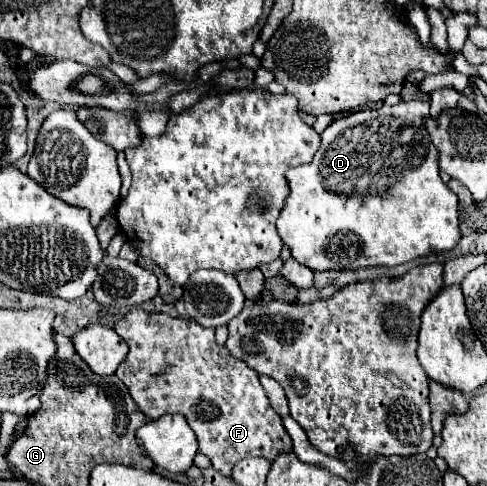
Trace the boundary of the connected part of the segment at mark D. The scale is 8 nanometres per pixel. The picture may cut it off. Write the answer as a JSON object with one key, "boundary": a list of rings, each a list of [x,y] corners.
{"boundary":[[[398,103],[398,105],[392,105],[392,107],[388,107],[388,105],[382,105],[382,107],[374,107],[374,109],[364,109],[364,111],[358,111],[358,113],[352,113],[352,115],[348,115],[348,117],[344,117],[344,119],[338,119],[338,121],[334,121],[326,131],[324,131],[324,137],[322,137],[322,149],[318,149],[318,153],[314,155],[314,159],[312,159],[312,163],[308,163],[308,165],[302,165],[302,167],[294,167],[294,169],[290,169],[290,173],[286,173],[286,177],[288,177],[288,181],[290,181],[290,197],[288,197],[288,201],[286,201],[286,205],[284,205],[284,211],[282,211],[282,215],[278,217],[278,233],[282,235],[282,241],[284,241],[284,245],[288,245],[290,249],[292,249],[292,257],[298,261],[298,263],[302,263],[302,265],[306,265],[306,267],[310,267],[310,269],[314,269],[314,271],[330,271],[330,269],[360,269],[360,267],[374,267],[374,265],[386,265],[386,267],[394,267],[394,265],[402,265],[402,263],[408,263],[408,261],[412,261],[414,257],[424,257],[424,255],[428,255],[428,253],[440,253],[440,251],[450,251],[450,249],[454,249],[456,245],[458,245],[458,241],[460,241],[460,229],[458,229],[458,197],[448,189],[448,185],[444,185],[442,183],[442,179],[440,179],[440,175],[438,175],[438,167],[436,167],[436,159],[438,159],[438,151],[434,149],[434,145],[432,145],[432,141],[430,141],[430,137],[426,135],[426,129],[424,129],[424,125],[422,125],[422,119],[426,117],[426,115],[422,115],[422,117],[416,117],[414,113],[412,113],[412,107],[410,109],[406,109],[408,105],[412,105],[412,103]]]}

